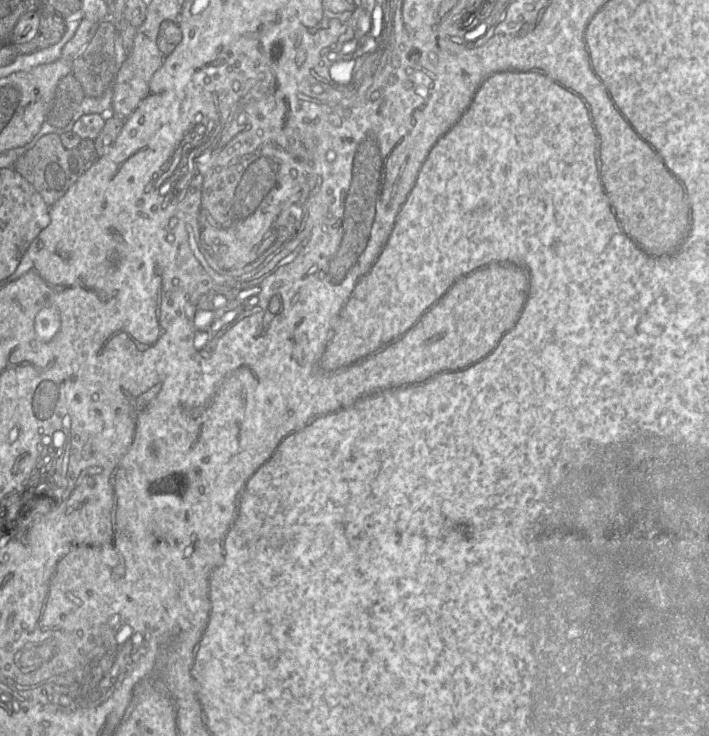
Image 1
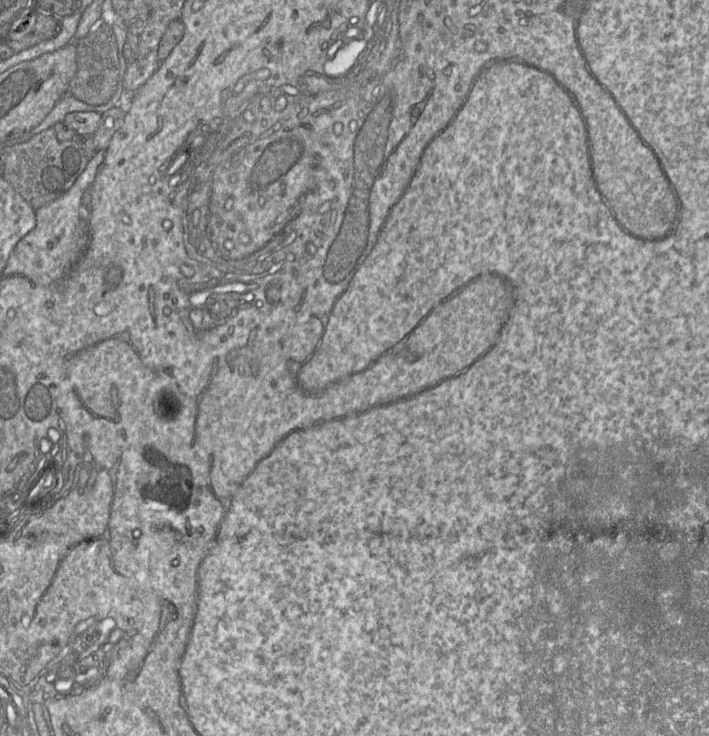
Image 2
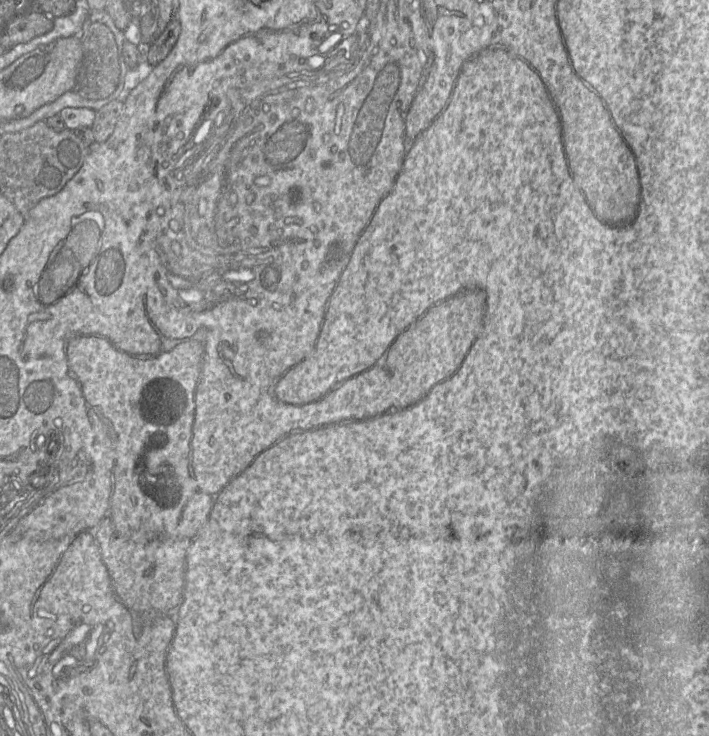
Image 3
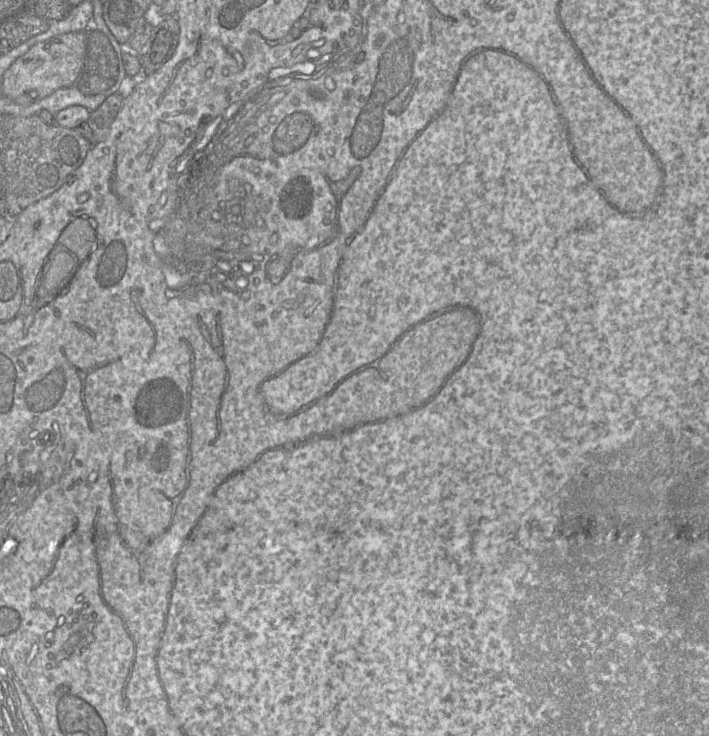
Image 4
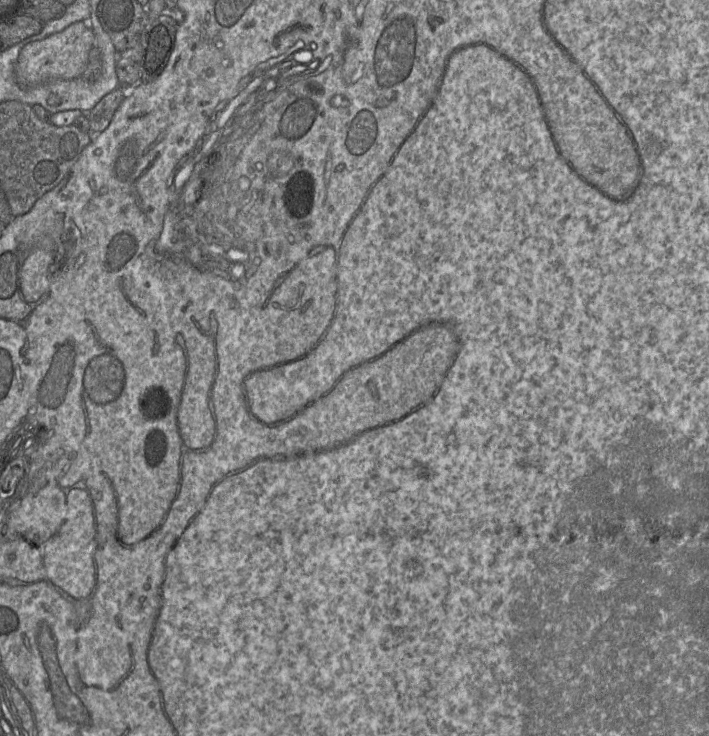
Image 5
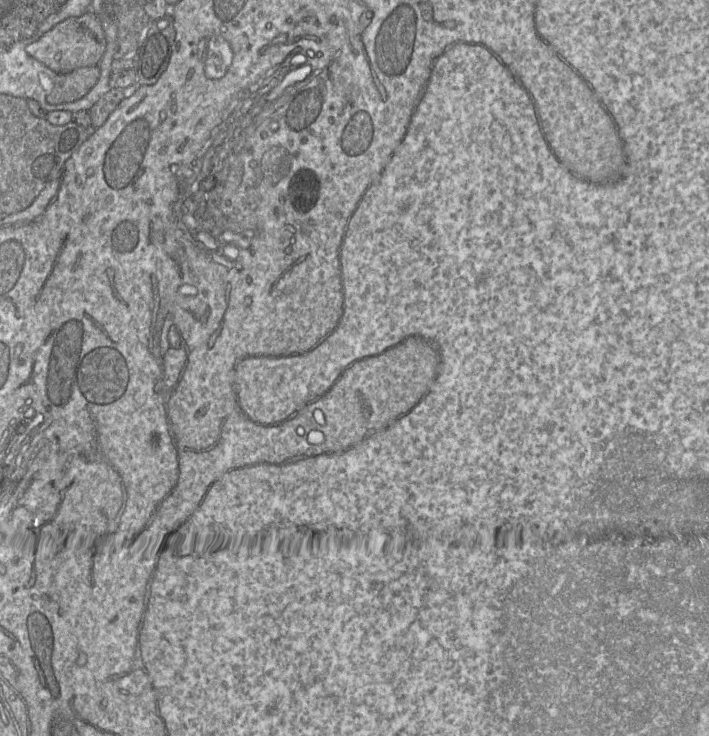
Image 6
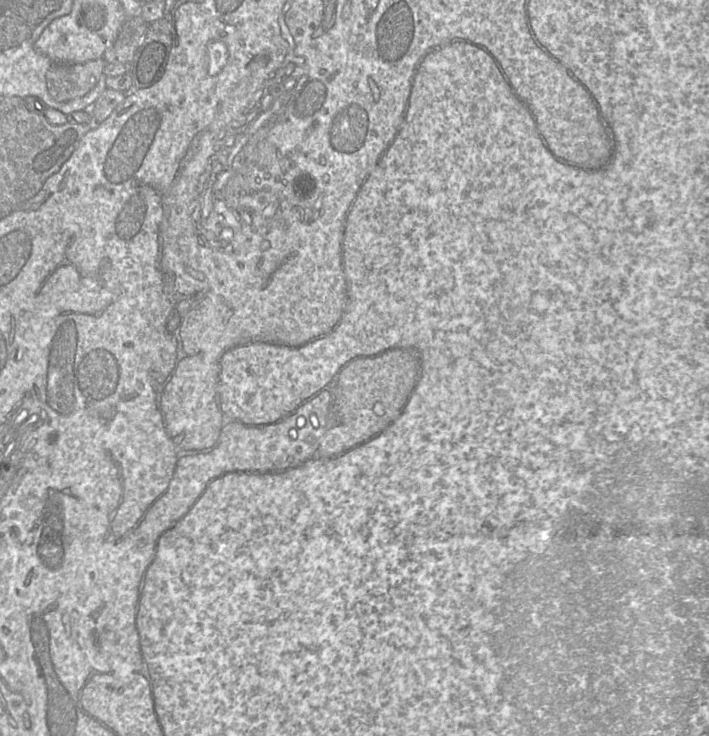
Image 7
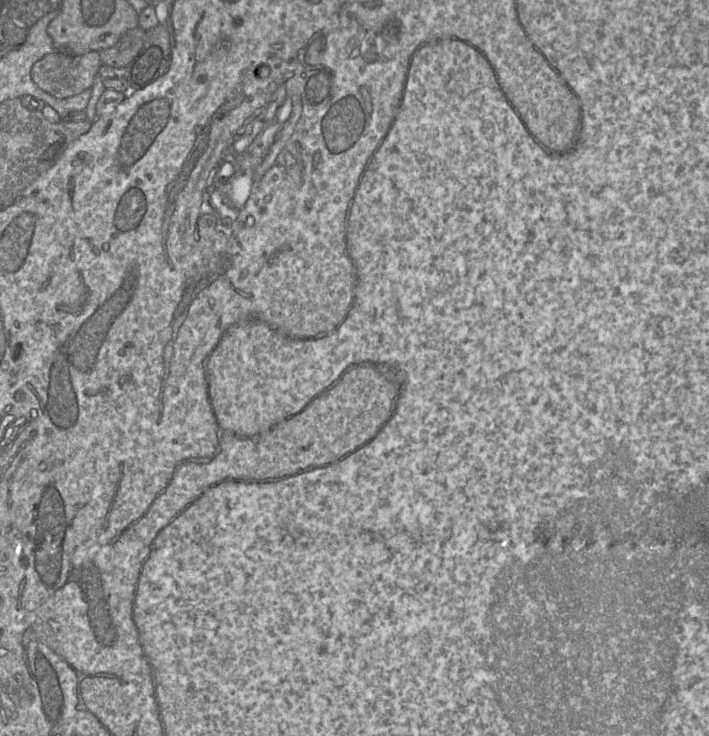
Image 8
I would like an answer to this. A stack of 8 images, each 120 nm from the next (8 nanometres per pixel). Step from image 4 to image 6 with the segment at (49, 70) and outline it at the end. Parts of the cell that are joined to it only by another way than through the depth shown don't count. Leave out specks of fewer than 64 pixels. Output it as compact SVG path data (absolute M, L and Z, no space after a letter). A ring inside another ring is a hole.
M88 11L58 23L37 41L26 46L28 55L57 74L66 74L78 68L97 66L106 48L106 38L98 17Z

